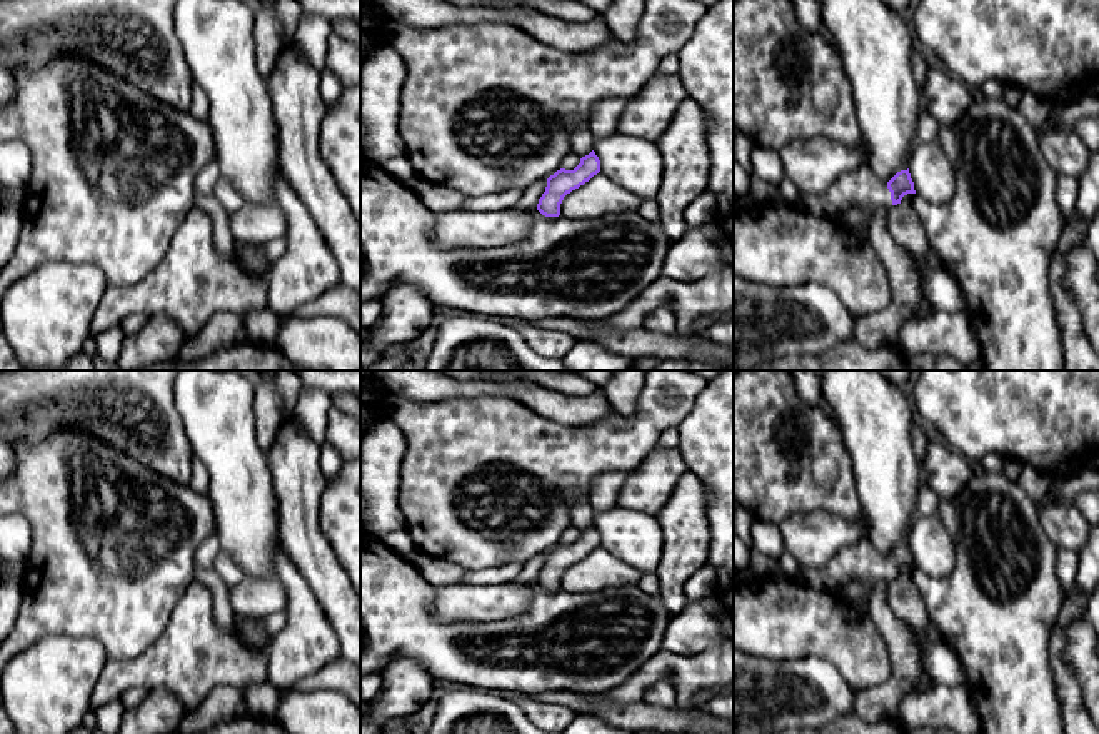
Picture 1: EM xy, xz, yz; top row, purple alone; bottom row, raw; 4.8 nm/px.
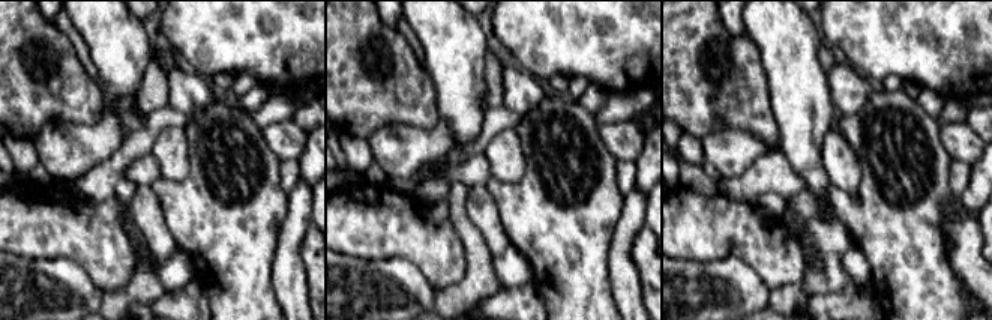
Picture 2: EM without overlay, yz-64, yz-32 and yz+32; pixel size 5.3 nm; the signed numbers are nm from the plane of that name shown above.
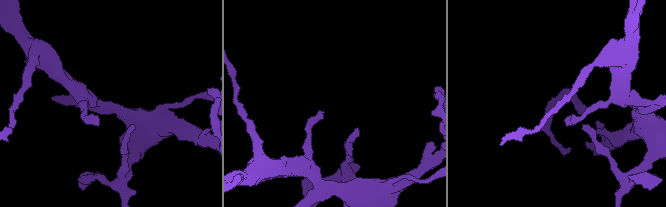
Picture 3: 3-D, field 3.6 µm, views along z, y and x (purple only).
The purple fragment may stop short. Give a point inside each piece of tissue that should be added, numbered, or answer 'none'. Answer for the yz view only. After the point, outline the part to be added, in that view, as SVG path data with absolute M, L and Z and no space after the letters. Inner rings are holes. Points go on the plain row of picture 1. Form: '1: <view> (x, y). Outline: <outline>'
1: yz (861, 563). Outline: M869 539L841 549L824 567L802 569L799 579L819 591L839 594L851 584L861 582L871 589L879 581L891 582L891 566Z

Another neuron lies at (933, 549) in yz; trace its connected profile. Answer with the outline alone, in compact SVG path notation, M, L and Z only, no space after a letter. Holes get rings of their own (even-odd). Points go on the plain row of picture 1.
M937 514L921 519L911 527L909 547L916 569L929 577L946 579L954 571L954 542Z

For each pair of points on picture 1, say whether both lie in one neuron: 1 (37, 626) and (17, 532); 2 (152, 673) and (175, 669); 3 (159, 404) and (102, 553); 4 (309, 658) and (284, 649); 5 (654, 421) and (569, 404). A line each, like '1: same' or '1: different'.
1: different
2: same
3: different
4: same
5: different

